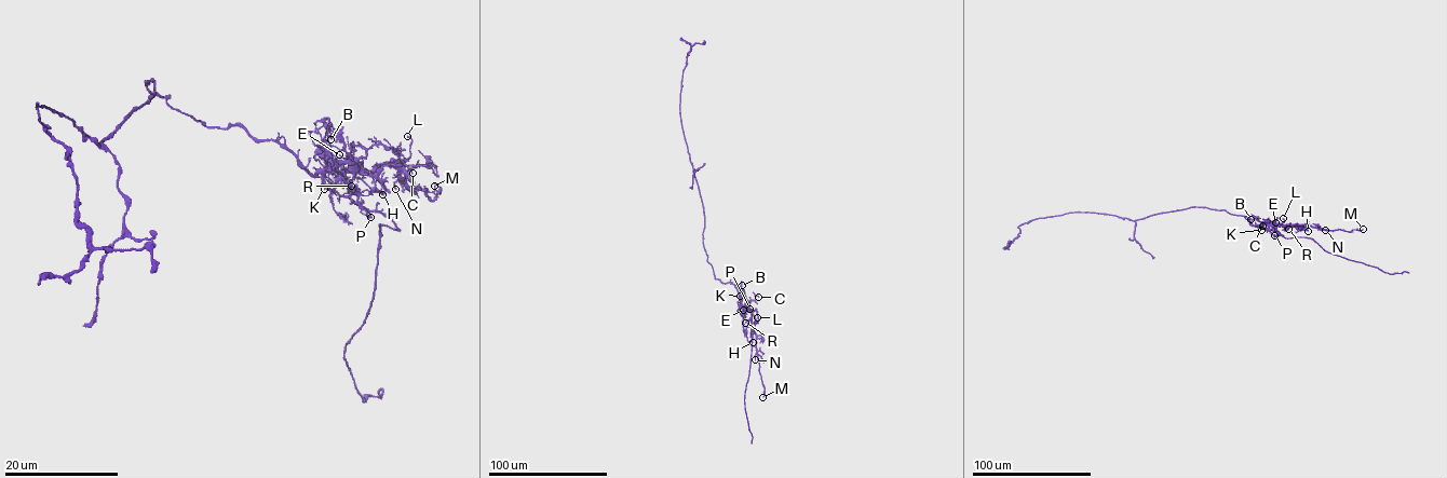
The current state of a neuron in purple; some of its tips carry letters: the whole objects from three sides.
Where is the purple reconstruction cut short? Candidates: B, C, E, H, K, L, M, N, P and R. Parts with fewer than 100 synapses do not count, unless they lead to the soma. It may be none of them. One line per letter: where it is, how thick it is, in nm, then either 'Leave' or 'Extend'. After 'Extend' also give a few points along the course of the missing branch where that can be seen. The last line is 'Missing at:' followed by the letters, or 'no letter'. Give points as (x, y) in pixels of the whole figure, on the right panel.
B: Place: (1251, 219). Thickness 90 nm. Leave
C: Place: (1262, 226). Thickness 130 nm. Leave
E: Place: (1275, 222). Thickness 160 nm. Leave
H: Place: (1308, 231). Thickness 200 nm. Leave
K: Place: (1261, 230). Thickness 140 nm. Leave
L: Place: (1283, 218). Thickness 220 nm. Leave
M: Place: (1363, 229). Thickness 180 nm. Leave
N: Place: (1325, 230). Thickness 190 nm. Leave
P: Place: (1274, 235). Thickness 180 nm. Leave
R: Place: (1288, 229). Thickness 170 nm. Leave
Missing at: no letter

